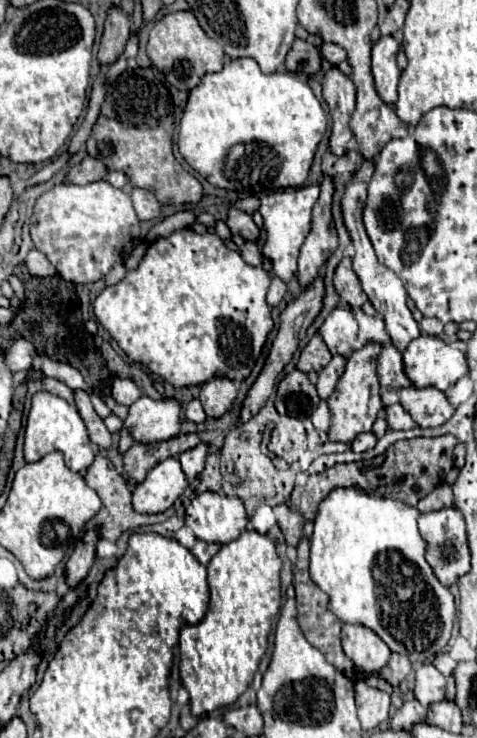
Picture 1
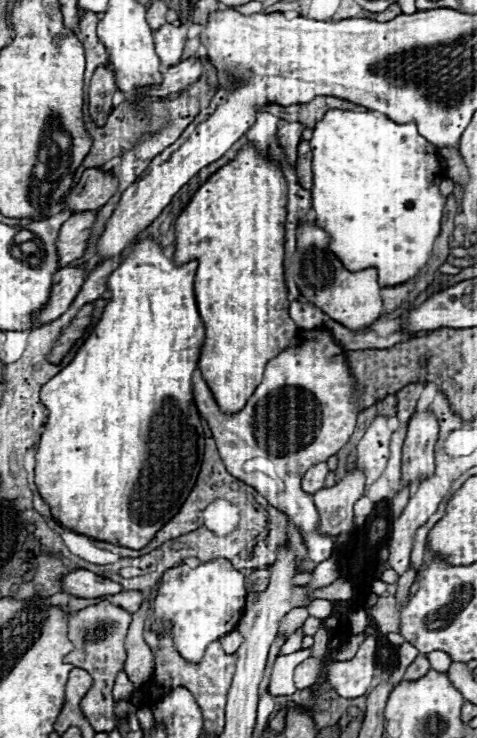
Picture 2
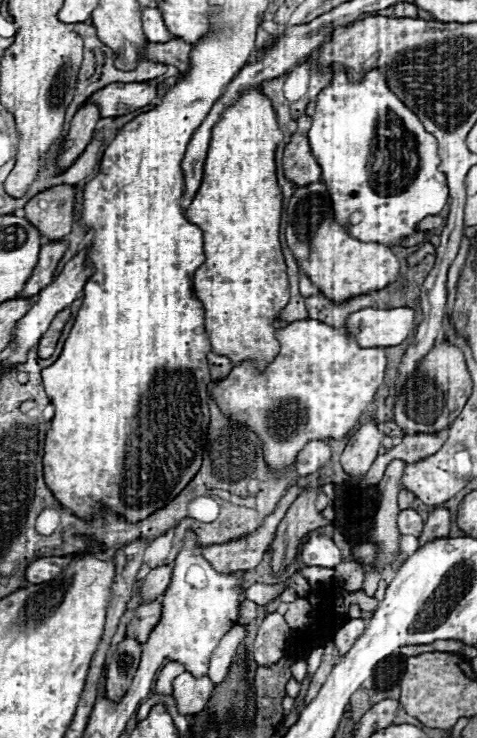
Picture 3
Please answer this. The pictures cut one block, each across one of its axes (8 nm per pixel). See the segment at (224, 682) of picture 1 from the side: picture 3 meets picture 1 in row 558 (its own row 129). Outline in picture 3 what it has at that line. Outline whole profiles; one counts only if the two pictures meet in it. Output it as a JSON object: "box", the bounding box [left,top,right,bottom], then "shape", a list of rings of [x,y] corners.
{"box":[186,86,290,368],"shape":[[[256,86],[246,88],[240,98],[222,112],[212,128],[204,180],[186,210],[186,218],[204,232],[206,262],[196,270],[194,290],[206,312],[206,334],[210,336],[212,350],[228,356],[234,366],[252,358],[260,368],[278,354],[280,344],[274,338],[274,322],[290,300],[286,262],[278,238],[282,214],[282,194],[276,182],[274,164],[278,142],[282,142],[282,130],[276,122],[276,112],[270,100]]]}

